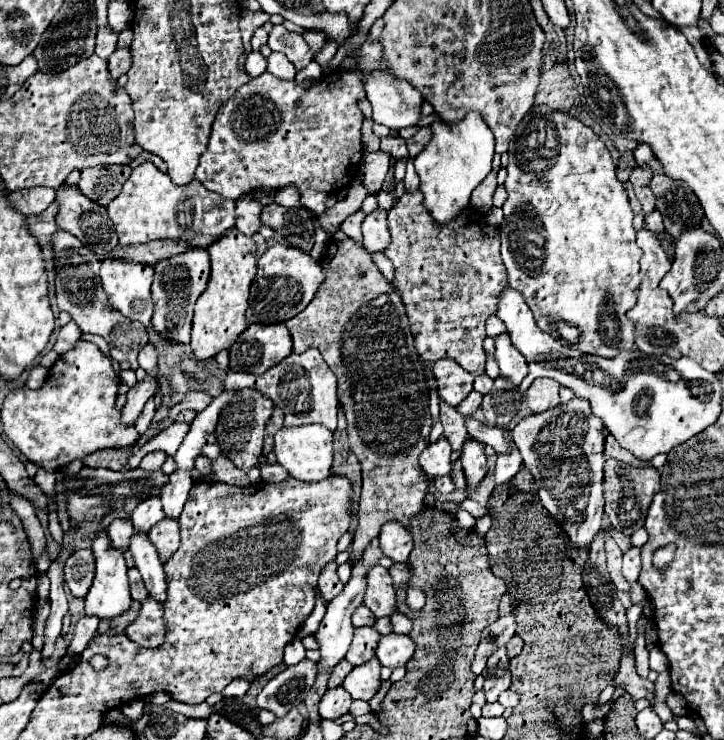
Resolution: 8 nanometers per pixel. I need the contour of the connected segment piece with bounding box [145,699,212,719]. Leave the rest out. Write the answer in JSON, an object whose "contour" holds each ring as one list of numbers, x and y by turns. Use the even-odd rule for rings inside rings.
{"contour":[[171,699,167,703,163,705,156,704,148,704,145,706,146,710,152,711,154,713,159,713,159,711,163,711,166,709,170,709,174,712,183,714,189,718,202,718,207,719,209,715,212,713,212,708,207,705,207,703,203,702,196,705,181,703]]}

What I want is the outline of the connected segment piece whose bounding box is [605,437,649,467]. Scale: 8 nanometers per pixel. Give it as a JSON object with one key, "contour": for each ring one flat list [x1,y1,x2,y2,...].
{"contour":[[607,437,607,441,605,441,605,457,613,457,613,459,619,459,619,461,623,461,623,463,627,463,627,465,635,465,635,467,647,467,649,463,641,463,639,459,635,459,635,455,631,455,627,449,623,449,613,437]]}

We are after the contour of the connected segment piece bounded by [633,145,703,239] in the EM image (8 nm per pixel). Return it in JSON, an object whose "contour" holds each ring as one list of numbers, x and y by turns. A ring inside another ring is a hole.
{"contour":[[639,145,633,155,637,159,637,165,643,165,643,167,649,165,653,169,651,191,657,197,655,207,663,215,667,233,677,239,681,235,681,231,699,227,701,219,703,219,703,209,701,209,695,193,689,189,689,185,683,181,669,179,661,171,661,163,655,159,651,147]]}

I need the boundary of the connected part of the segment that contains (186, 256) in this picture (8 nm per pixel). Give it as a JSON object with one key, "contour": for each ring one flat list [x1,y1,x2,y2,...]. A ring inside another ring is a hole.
{"contour":[[191,249,187,253,175,255,155,265,155,279,151,287,153,303,155,303,151,327,155,333,159,333,163,339,173,343,191,341,191,321,193,321,195,301,207,287,209,273,211,273,211,263,209,263,209,253,205,249]]}

